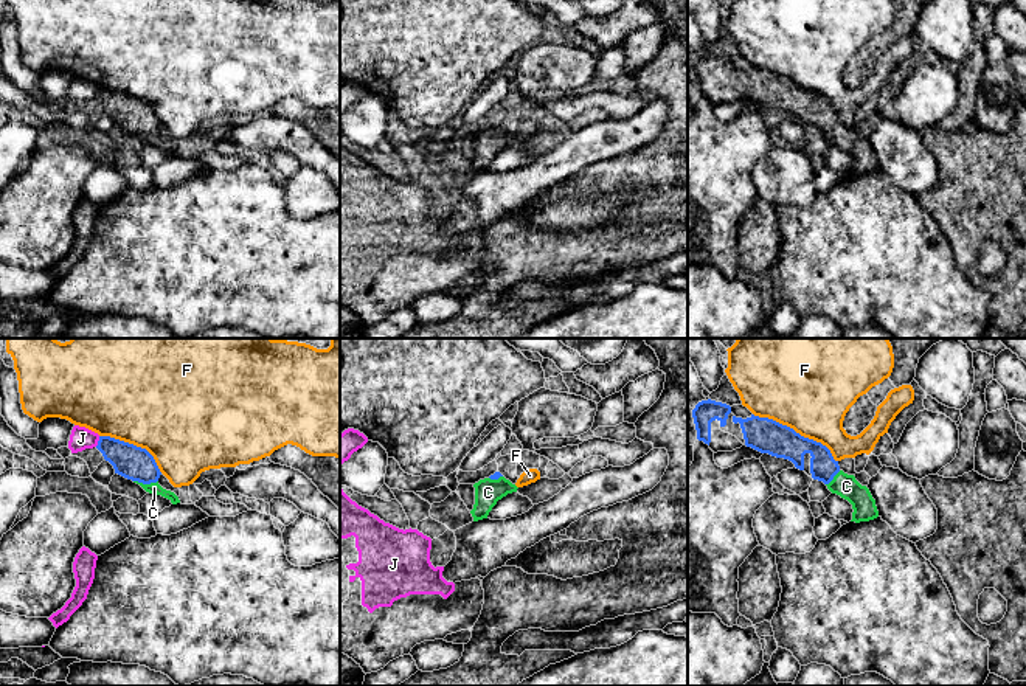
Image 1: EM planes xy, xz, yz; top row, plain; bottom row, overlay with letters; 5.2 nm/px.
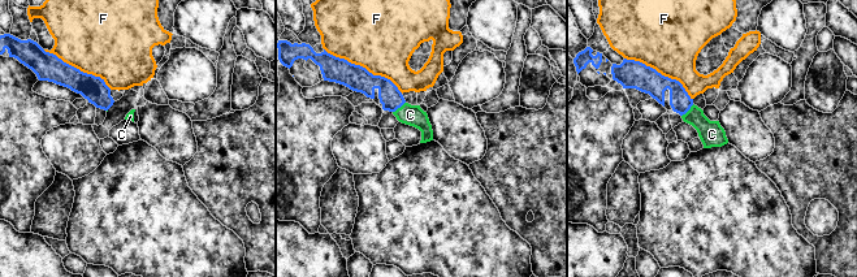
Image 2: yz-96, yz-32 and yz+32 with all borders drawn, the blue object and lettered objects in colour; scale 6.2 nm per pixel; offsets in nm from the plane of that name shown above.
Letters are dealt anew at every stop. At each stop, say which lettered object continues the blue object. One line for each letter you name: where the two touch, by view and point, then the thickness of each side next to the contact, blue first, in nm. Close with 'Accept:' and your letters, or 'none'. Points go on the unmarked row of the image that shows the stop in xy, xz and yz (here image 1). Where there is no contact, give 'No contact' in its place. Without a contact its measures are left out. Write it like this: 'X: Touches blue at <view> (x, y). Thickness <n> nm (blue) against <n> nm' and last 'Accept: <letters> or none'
C: Touches blue at xy (146, 135). Thickness 180 nm (blue) against 60 nm
Accept: C

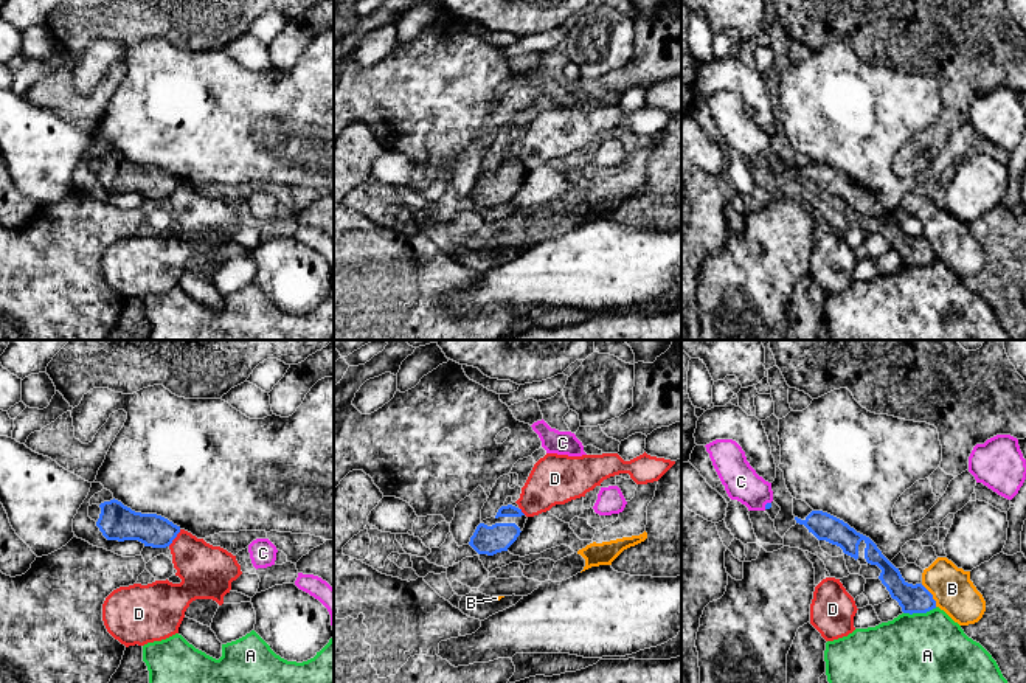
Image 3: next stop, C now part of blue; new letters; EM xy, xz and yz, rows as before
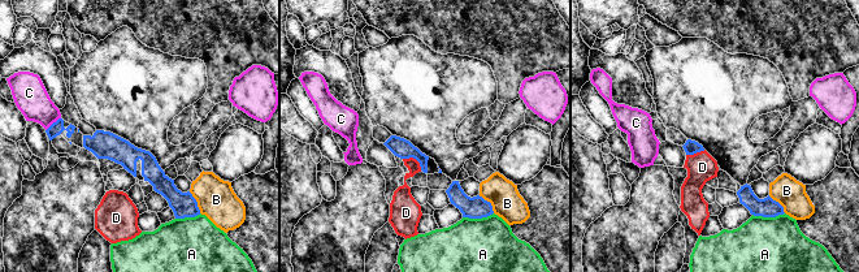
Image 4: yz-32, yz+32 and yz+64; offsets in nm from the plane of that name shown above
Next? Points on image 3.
Accept: none

